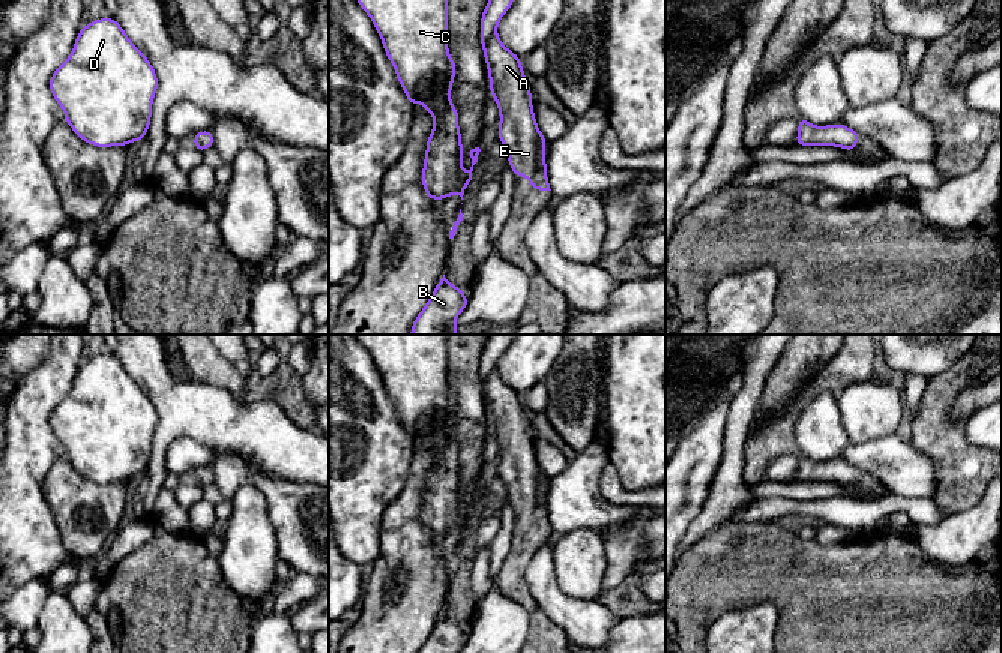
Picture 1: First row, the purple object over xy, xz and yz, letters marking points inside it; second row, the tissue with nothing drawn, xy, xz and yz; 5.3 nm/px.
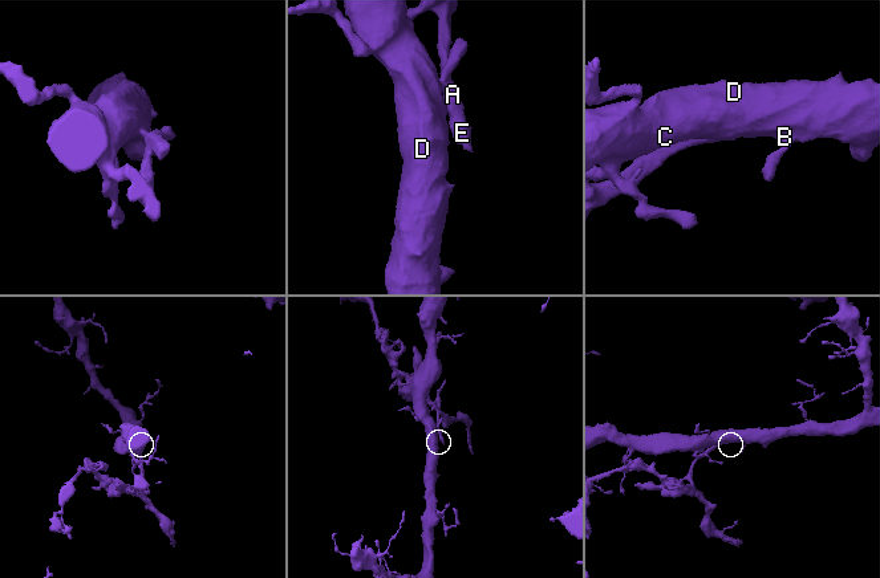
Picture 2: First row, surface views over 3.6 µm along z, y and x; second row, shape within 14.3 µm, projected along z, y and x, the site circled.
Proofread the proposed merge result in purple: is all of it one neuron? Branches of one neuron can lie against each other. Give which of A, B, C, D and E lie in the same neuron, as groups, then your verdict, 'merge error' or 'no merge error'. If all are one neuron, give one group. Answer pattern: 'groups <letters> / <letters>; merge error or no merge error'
groups A B C D E; no merge error

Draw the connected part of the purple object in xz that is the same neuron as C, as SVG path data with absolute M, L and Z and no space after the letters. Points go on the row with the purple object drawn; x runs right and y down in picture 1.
M356 0L371 18L391 60L397 78L412 107L421 102L434 117L434 128L427 140L421 183L430 200L464 195L478 162L479 147L470 150L472 167L461 170L461 132L458 110L451 104L451 89L457 65L448 50L448 0Z

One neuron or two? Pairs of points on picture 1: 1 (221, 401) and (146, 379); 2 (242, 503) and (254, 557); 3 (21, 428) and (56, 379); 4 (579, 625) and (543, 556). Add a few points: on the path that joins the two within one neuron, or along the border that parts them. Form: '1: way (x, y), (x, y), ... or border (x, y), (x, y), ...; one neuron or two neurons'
1: way (203, 401), (176, 401), (164, 389); one neuron
2: way (248, 517), (250, 544); one neuron
3: way (26, 416), (29, 406), (44, 391); one neuron
4: way (562, 608), (546, 592), (543, 572); one neuron

